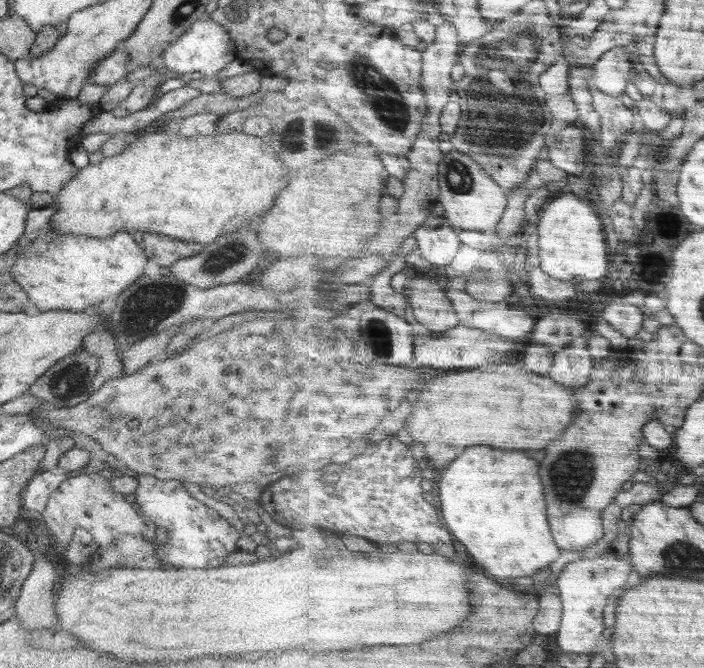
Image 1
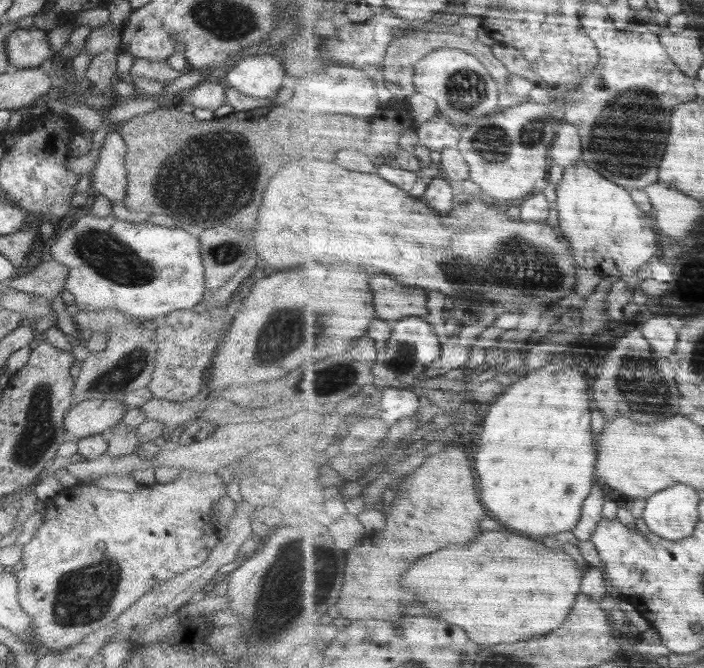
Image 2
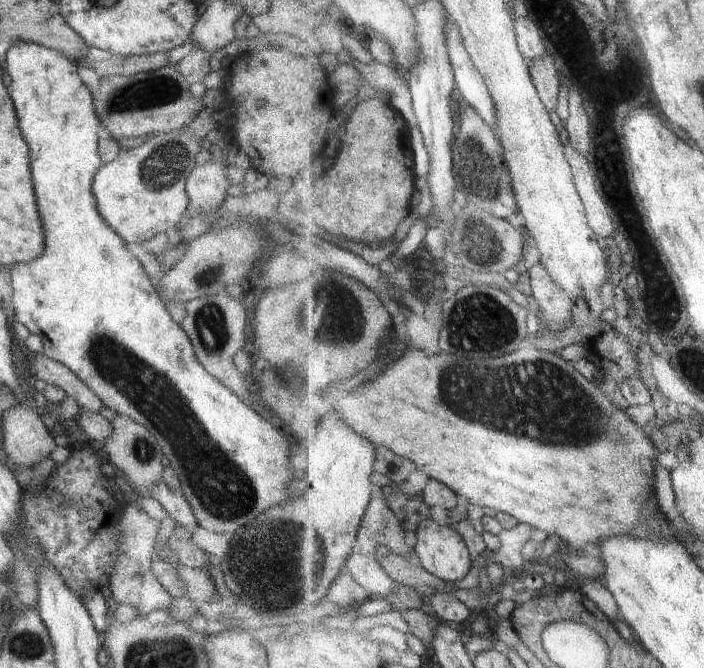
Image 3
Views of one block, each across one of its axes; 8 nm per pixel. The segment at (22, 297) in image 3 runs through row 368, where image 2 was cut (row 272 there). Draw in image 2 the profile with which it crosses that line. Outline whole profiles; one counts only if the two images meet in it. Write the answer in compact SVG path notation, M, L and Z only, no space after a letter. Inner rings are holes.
M89 214L67 230L58 228L48 244L52 259L68 268L68 278L63 290L68 290L74 296L74 303L80 311L111 308L126 313L130 319L152 321L174 310L192 309L210 294L205 286L205 268L199 240L182 228L152 226L148 222L130 223L119 220L112 214L103 218Z

